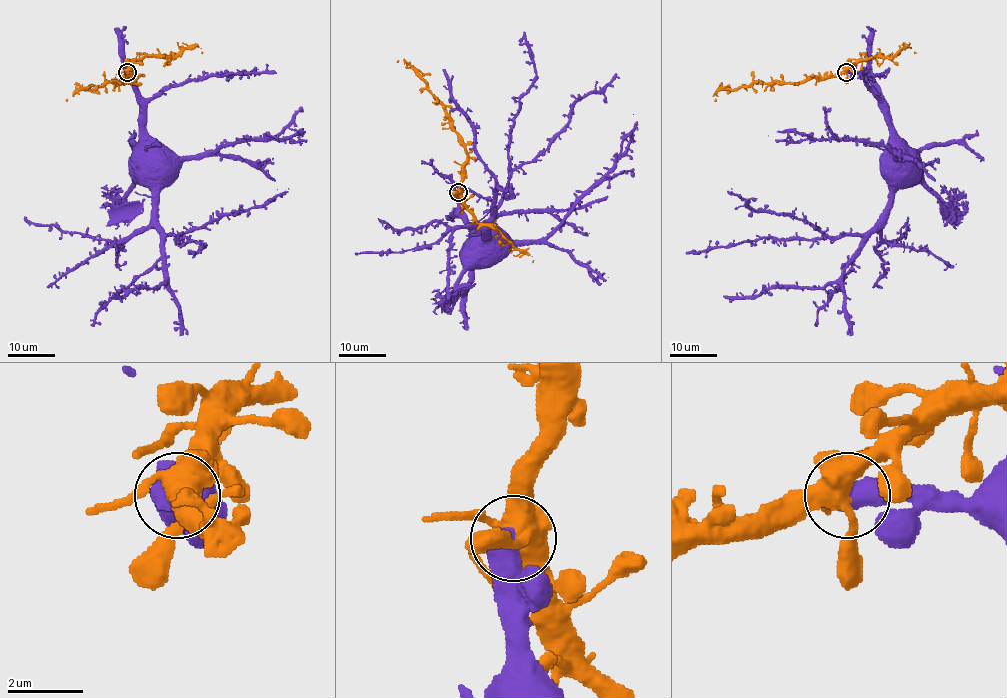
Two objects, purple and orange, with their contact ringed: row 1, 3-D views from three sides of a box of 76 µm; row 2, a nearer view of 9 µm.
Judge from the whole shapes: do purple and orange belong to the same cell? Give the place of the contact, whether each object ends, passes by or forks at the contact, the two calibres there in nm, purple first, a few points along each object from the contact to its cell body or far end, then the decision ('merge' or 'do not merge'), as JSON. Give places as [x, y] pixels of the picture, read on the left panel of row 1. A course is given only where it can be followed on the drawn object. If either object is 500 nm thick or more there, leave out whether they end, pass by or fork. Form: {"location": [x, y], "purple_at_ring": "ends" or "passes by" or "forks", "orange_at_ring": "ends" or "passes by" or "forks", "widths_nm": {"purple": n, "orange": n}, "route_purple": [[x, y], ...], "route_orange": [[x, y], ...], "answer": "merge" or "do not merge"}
{"location": [127, 72], "widths_nm": {"purple": 650, "orange": 460}, "route_purple": [[126, 72], [137, 90], [145, 129], [145, 148], [153, 160]], "route_orange": [[126, 71], [136, 78], [132, 82], [105, 82], [94, 89], [79, 89], [67, 101]], "answer": "do not merge"}

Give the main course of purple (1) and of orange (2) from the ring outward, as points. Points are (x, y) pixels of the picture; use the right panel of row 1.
1: (846, 72), (860, 72), (875, 90), (889, 129), (889, 148), (883, 159), (887, 160)
2: (846, 71), (799, 82), (751, 82), (736, 89), (720, 89), (714, 94), (715, 101)

